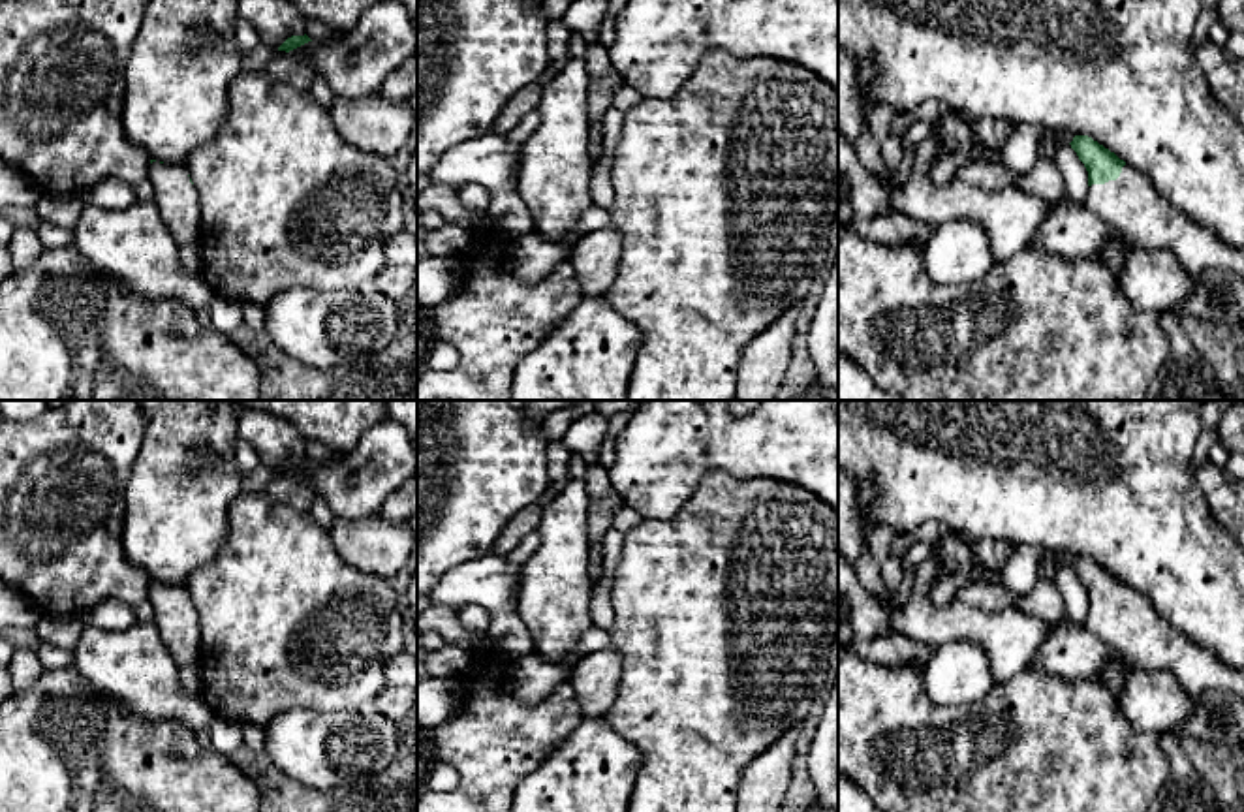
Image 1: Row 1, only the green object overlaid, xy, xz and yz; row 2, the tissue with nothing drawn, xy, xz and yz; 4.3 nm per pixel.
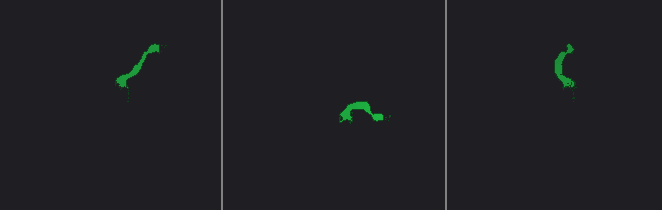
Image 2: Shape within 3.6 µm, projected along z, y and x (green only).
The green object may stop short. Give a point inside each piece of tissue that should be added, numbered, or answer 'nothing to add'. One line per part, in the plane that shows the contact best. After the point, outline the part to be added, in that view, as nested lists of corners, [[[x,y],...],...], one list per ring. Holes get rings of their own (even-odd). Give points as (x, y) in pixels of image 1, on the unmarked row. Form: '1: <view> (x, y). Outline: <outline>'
1: yz (1130, 624). Outline: [[[1129,585],[1122,588],[1116,601],[1092,605],[1084,618],[1084,626],[1103,643],[1116,648],[1129,665],[1139,669],[1167,669],[1193,695],[1201,695],[1206,690],[1225,690],[1244,701],[1244,671],[1227,667],[1206,648],[1190,641],[1182,632],[1154,611],[1152,601],[1144,594]]]

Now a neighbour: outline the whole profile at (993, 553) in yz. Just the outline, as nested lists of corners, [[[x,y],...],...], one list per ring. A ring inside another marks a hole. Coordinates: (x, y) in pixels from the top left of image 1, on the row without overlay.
[[[966,538],[970,543],[975,558],[987,568],[987,570],[1003,570],[1011,551],[1013,543],[1005,539],[996,538],[985,538],[985,539],[972,539]]]

